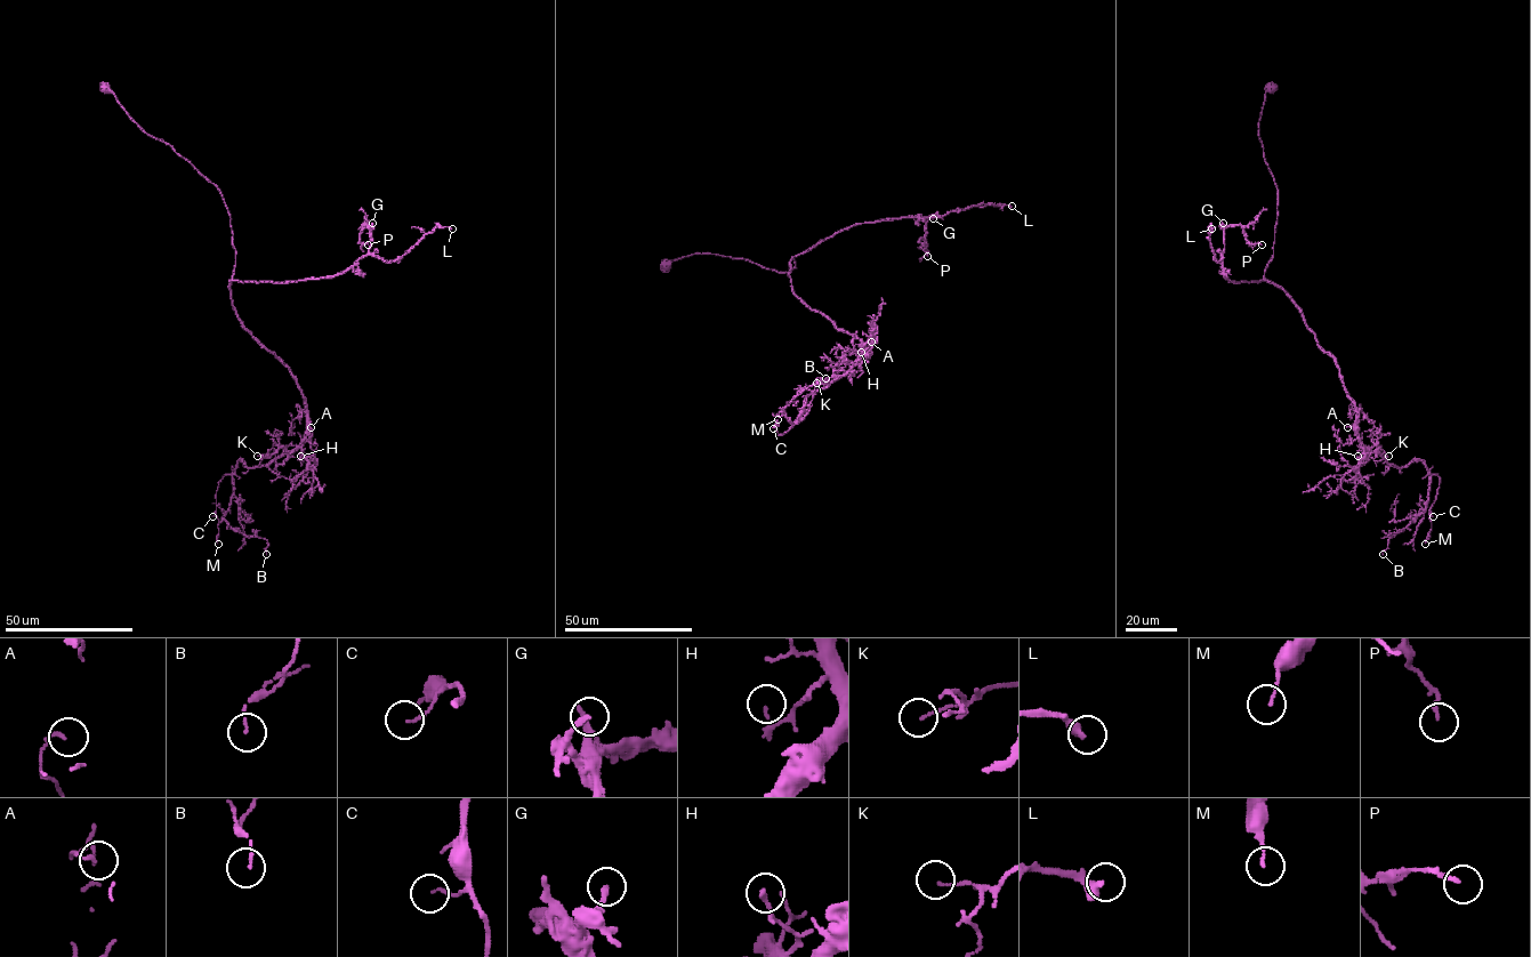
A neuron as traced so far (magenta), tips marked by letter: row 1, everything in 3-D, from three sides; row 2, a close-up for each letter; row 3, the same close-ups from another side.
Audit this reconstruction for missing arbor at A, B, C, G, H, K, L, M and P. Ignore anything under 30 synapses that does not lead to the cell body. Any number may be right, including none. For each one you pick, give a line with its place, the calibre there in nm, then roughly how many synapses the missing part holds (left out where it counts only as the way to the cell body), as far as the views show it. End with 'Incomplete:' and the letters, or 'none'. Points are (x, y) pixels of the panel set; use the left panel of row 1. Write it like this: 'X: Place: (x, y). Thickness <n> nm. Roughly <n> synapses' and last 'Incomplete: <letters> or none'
L: Place: (452, 228). Thickness 400 nm. Roughly 30 synapses
Incomplete: L

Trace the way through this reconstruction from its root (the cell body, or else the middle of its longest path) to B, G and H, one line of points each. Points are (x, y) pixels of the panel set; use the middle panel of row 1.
B: (665, 266), (712, 254), (789, 272), (792, 258), (792, 291), (867, 351), (792, 424), (784, 409), (826, 378)
G: (665, 266), (695, 254), (712, 254), (789, 272), (796, 267), (792, 257), (852, 226), (902, 217), (933, 218)
H: (665, 266), (712, 254), (789, 272), (792, 258), (792, 291), (857, 338), (861, 352)

